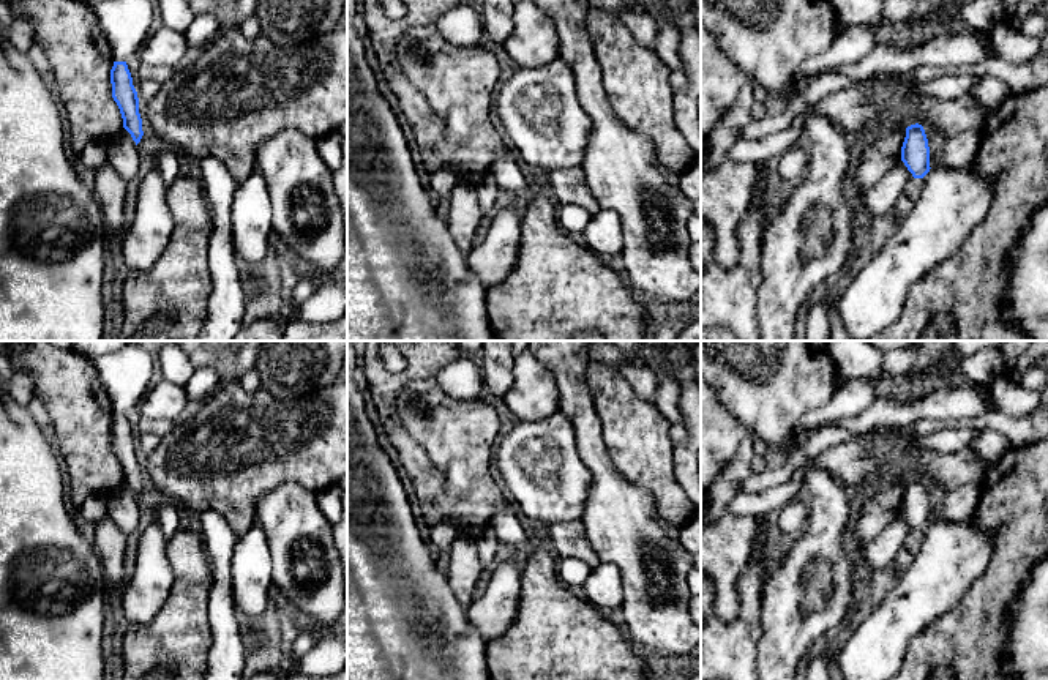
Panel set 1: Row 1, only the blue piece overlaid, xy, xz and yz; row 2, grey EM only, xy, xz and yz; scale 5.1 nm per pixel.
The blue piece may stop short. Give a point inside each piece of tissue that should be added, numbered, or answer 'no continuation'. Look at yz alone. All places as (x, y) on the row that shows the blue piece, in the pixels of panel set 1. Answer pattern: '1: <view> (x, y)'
1: yz (952, 202)

